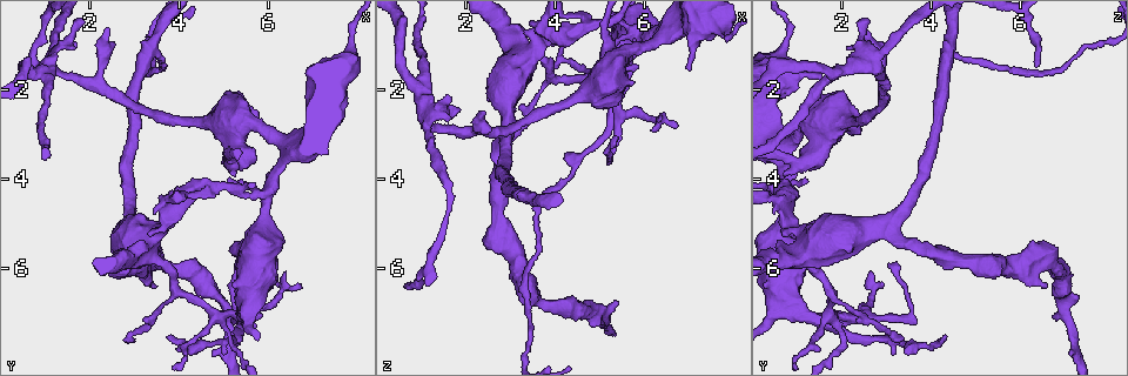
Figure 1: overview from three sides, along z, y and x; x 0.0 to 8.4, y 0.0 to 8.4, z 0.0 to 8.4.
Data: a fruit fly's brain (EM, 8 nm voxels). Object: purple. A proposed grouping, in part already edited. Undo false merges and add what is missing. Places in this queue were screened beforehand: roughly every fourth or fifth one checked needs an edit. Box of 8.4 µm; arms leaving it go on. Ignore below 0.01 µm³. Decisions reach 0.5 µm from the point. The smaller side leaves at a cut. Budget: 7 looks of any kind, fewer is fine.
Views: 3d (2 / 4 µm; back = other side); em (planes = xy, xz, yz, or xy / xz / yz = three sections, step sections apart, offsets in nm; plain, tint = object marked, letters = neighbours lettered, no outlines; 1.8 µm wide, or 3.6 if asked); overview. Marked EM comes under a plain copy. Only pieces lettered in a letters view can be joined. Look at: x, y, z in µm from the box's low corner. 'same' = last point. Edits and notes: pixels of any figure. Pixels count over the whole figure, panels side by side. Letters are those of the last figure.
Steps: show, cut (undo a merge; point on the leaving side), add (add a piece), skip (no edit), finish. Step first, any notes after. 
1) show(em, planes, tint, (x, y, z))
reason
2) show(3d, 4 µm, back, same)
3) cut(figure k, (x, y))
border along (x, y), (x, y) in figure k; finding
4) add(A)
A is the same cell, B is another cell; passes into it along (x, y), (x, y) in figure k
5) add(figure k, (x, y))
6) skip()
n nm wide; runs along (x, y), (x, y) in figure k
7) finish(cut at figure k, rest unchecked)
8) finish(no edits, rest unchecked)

show(em, planes, tint, (3.95, 4.35, 0.80))
a narrow waist

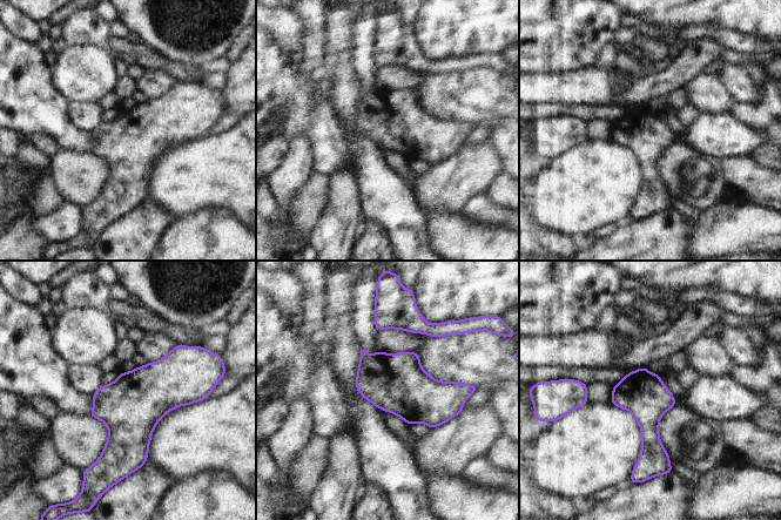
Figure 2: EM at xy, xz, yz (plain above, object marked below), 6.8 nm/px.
show(em, planes, letters, same)

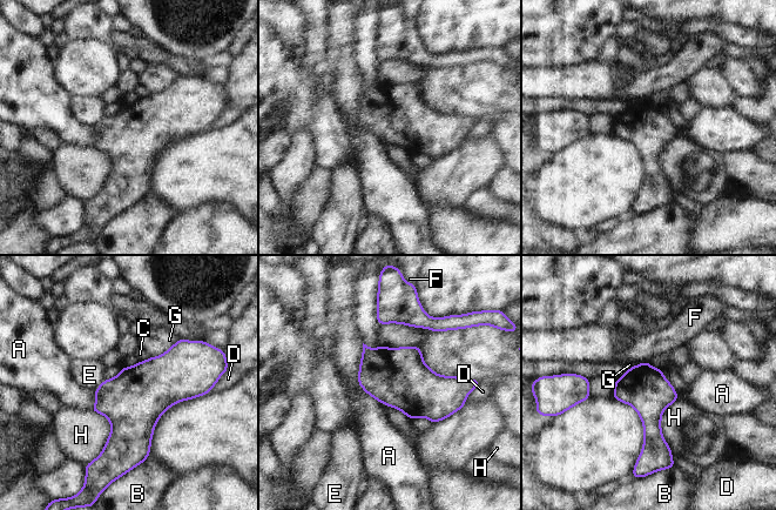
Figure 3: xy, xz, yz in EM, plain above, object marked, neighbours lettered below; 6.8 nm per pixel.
skip()
300 nm wide; A, B, C, D, E, F, G and H are other cells; border along (180, 339), (162, 354), (149, 357) in figure 3; continuous, no second cell

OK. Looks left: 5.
show(3d, 2 µm, (5.35, 7.30, 1.80))
looks like a crossing

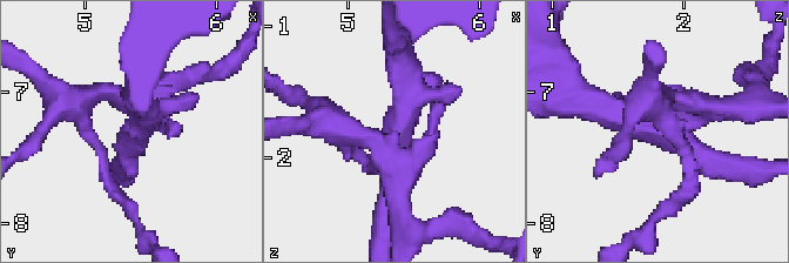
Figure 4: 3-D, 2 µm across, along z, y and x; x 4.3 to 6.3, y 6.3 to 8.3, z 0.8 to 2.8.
show(em, planes, letters, (5.38, 7.28, 1.84))
need the tissue

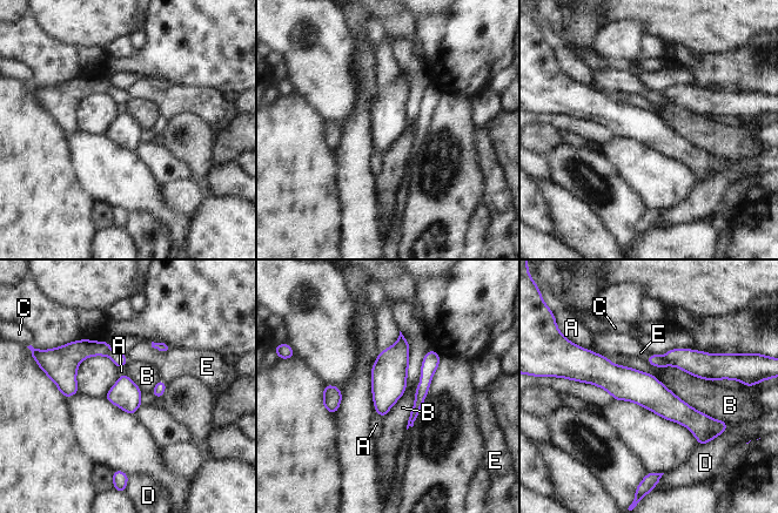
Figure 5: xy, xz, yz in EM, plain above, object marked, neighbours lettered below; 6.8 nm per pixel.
skip()
A, B, C, D and E are other cells; all the same cell

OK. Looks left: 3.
show(3d, 4 µm, (3.45, 6.40, 6.60))
thick end

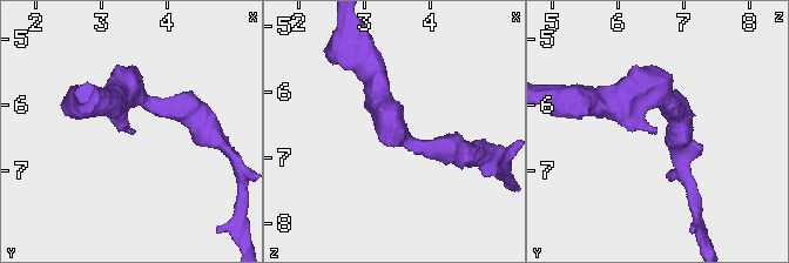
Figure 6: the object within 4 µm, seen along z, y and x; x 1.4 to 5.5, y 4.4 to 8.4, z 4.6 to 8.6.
show(em, planes, letters, (3.50, 6.40, 6.60))
now the EM

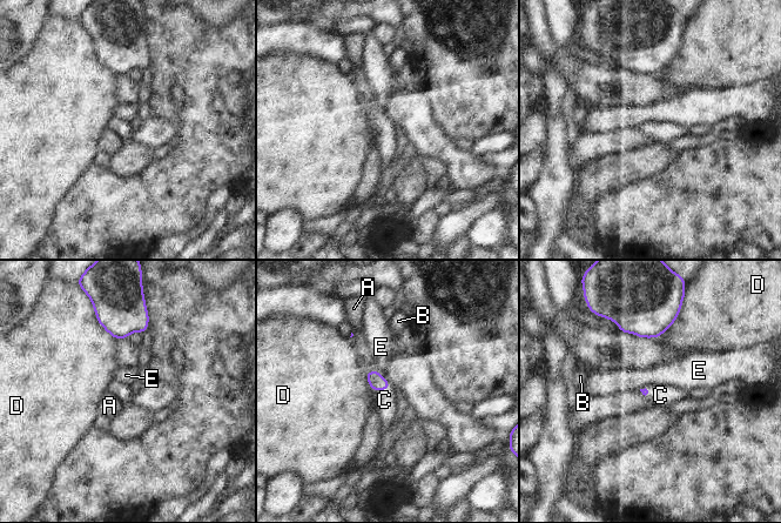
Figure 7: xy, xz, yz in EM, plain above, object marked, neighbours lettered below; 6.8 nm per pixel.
add(C)
C is the same cell, A, B, D and E are other cells; passes into it along (377, 382), (381, 389), (384, 400) in figure 7; the cell continues

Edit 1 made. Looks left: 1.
finish(add at figure 7, rest unchecked)

